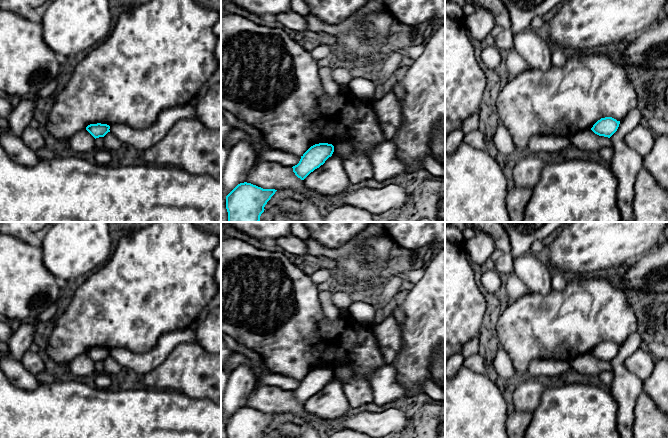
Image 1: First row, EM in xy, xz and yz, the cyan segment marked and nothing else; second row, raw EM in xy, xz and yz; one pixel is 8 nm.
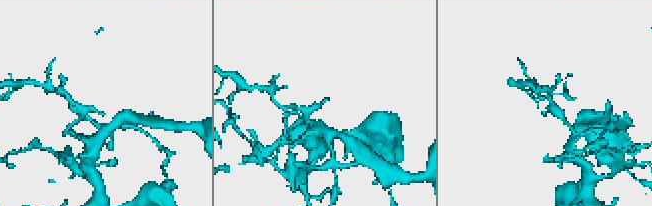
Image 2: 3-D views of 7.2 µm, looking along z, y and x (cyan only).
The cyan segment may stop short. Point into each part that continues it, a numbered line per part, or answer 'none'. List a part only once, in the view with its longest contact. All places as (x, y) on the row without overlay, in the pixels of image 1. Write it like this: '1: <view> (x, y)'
none

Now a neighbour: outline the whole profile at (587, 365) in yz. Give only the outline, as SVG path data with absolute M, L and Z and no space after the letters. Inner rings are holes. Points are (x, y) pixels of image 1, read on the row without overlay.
M591 353L574 357L569 362L571 368L586 376L587 378L599 377L599 375L604 371L612 373L612 367L610 362L599 360L595 358Z

